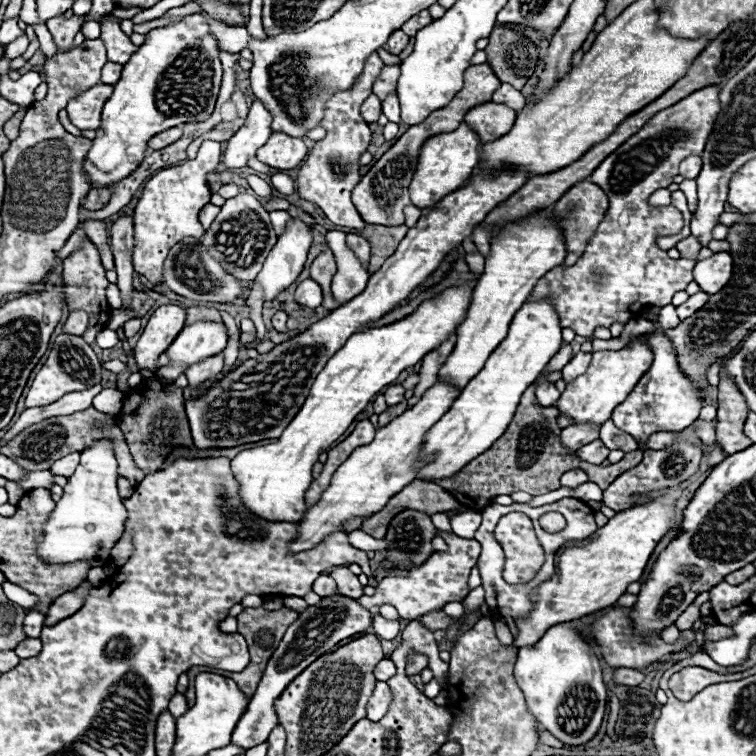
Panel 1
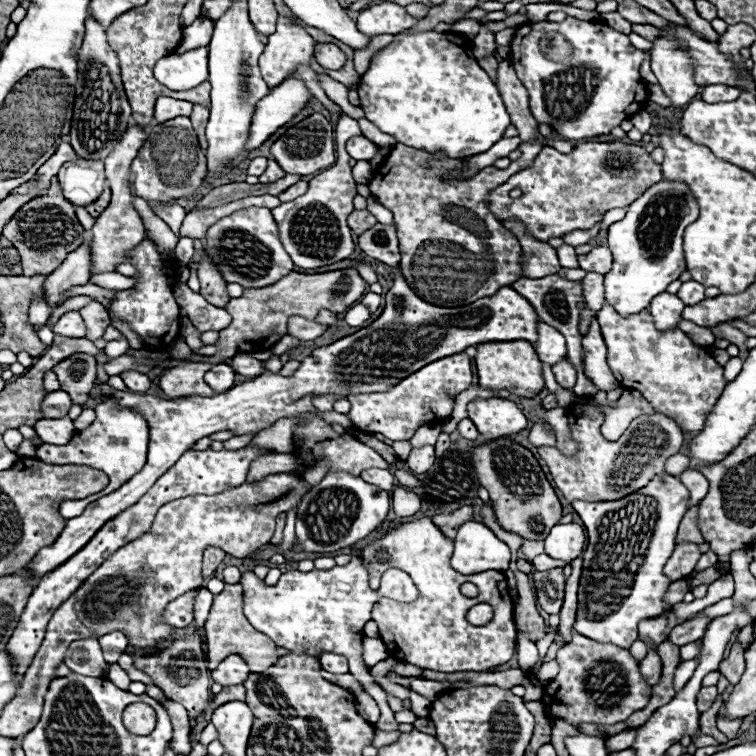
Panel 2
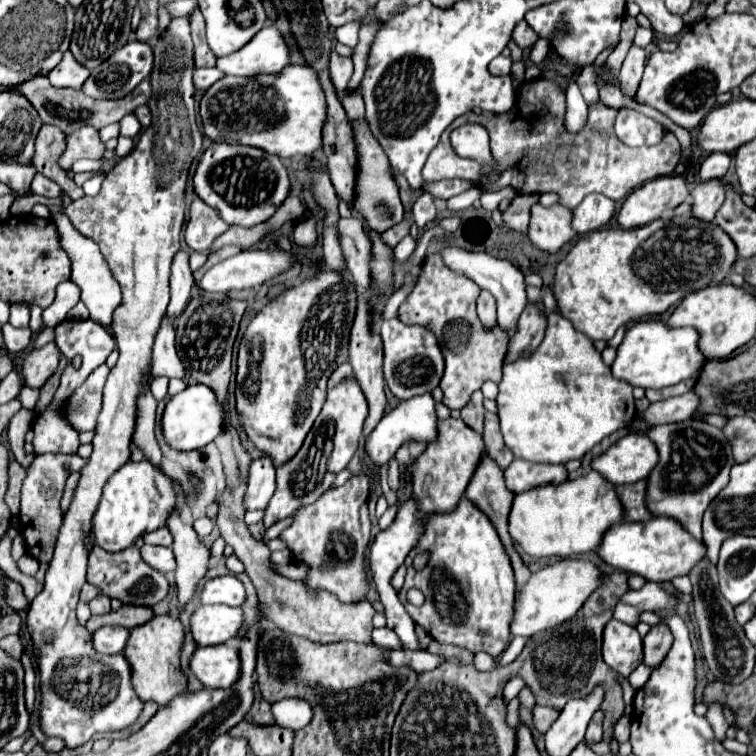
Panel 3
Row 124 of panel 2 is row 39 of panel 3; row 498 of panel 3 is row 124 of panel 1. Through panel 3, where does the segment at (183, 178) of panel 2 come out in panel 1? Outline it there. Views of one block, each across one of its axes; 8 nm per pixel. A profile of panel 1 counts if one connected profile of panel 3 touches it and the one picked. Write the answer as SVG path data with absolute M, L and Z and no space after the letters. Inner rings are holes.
M96 84L90 90L84 90L80 96L72 98L66 106L70 122L80 130L96 130L100 126L102 106L112 94L112 86Z

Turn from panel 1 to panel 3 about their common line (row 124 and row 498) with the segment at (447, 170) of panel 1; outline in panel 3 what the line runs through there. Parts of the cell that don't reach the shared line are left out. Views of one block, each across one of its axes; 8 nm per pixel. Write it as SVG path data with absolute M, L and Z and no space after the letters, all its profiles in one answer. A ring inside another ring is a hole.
M462 496L452 514L430 514L422 524L424 532L406 558L408 574L398 592L400 602L406 606L410 618L434 640L464 646L470 652L484 650L490 656L500 656L510 644L510 618L516 586L510 558L492 522L480 508ZM420 550L430 552L430 562L424 570L416 572L412 560ZM410 588L420 588L424 592L424 606L416 608L408 604L406 592ZM482 632L486 632L486 636Z

